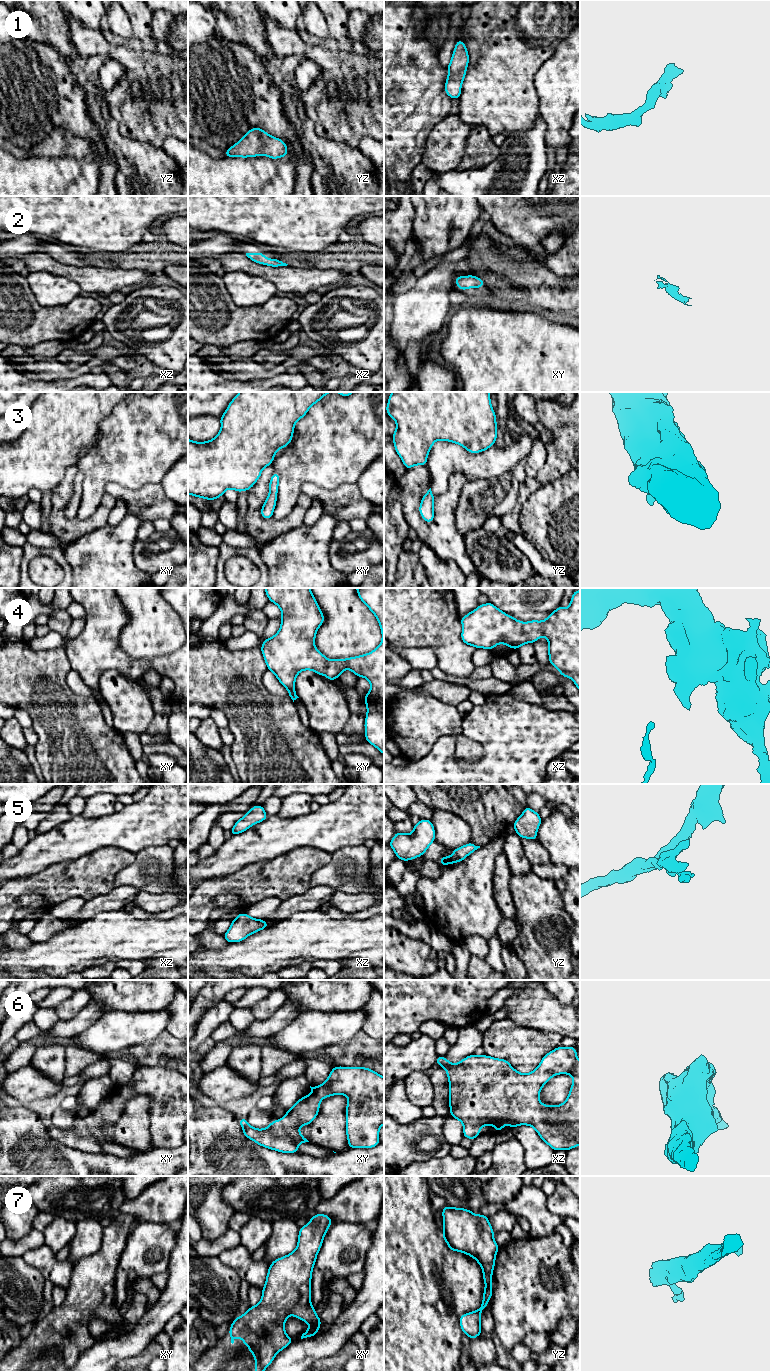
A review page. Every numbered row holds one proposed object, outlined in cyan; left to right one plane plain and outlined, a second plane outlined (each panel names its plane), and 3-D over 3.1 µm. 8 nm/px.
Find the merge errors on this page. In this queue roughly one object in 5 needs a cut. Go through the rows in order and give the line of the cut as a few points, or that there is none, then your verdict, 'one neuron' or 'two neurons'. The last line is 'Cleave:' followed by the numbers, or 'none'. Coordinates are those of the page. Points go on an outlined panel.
1: no cut | one neuron
2: no cut | one neuron
3: no cut | one neuron
4: no cut | one neuron
5: no cut | one neuron
6: no cut | one neuron
7: no cut | one neuron
Cleave: none

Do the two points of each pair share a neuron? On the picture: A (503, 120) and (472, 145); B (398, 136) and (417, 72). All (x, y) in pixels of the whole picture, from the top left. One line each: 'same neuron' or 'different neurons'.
A: different neurons
B: same neuron

